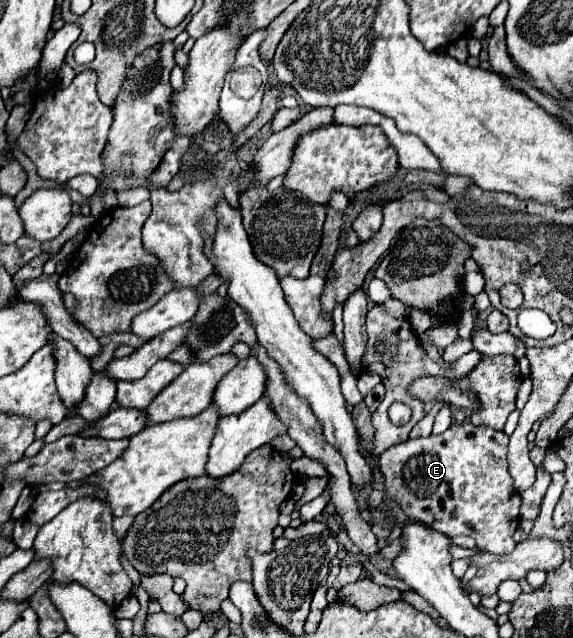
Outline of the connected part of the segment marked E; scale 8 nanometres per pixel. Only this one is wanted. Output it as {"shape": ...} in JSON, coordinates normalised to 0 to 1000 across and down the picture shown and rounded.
{"shape":[[[805,661],[787,665],[773,680],[752,680],[749,687],[689,696],[661,718],[661,730],[672,746],[672,771],[679,781],[696,787],[700,799],[714,812],[742,818],[749,828],[784,840],[787,846],[798,840],[822,840],[839,865],[857,865],[867,871],[888,868],[899,859],[895,834],[906,821],[909,781],[902,771],[892,771],[892,746],[885,746],[885,690],[888,683],[881,677]]]}

